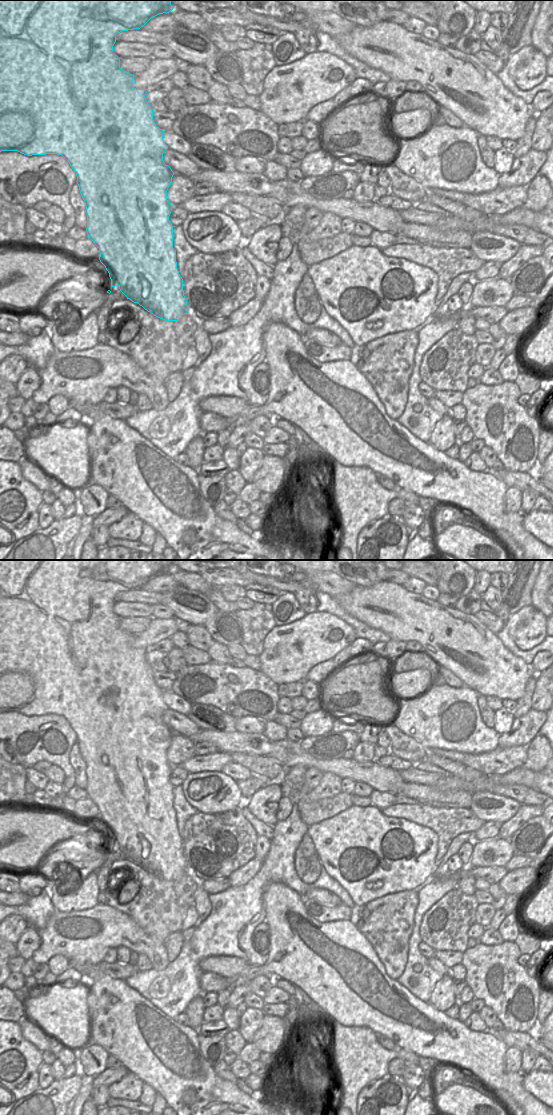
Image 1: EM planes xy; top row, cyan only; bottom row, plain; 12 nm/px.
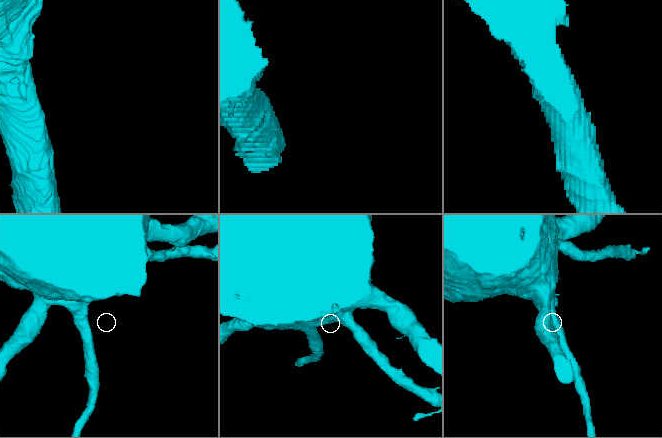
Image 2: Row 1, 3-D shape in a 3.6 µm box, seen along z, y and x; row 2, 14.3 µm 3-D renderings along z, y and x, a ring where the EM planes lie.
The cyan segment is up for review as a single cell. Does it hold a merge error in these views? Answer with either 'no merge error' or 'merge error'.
merge error

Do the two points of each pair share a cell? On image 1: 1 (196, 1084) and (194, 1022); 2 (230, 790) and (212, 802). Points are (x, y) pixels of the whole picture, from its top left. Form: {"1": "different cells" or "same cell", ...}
{"1": "different cells", "2": "same cell"}

